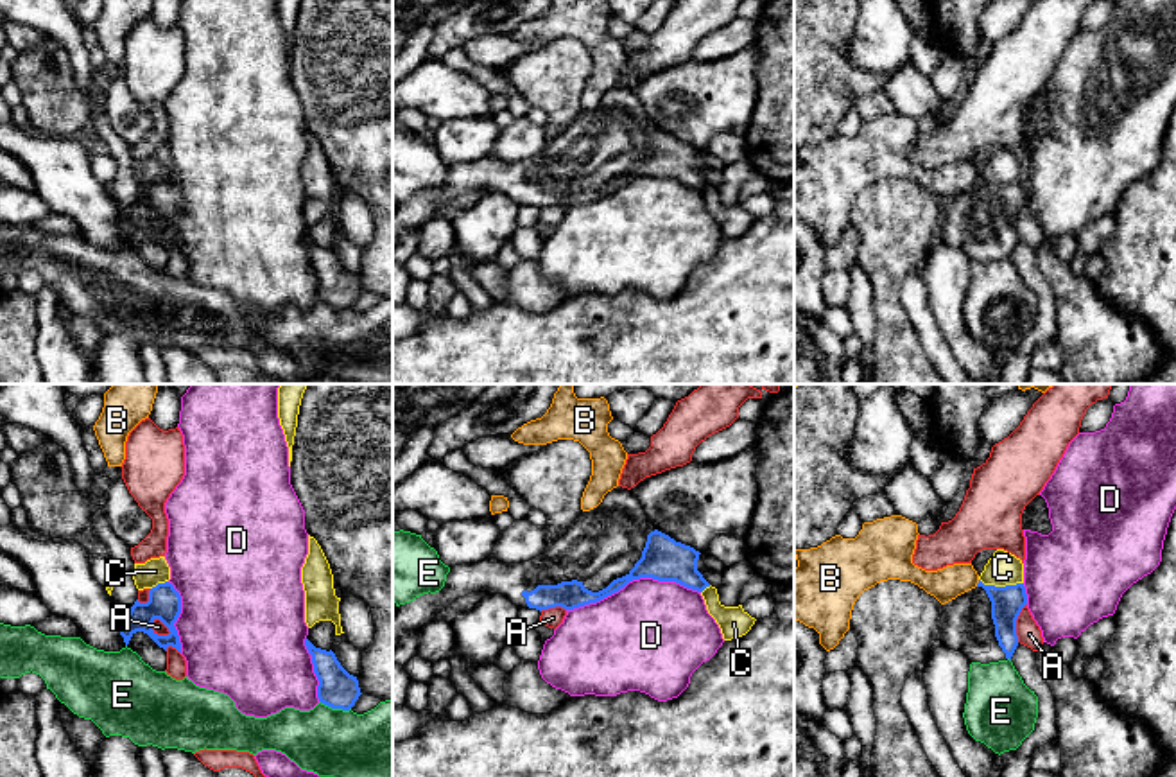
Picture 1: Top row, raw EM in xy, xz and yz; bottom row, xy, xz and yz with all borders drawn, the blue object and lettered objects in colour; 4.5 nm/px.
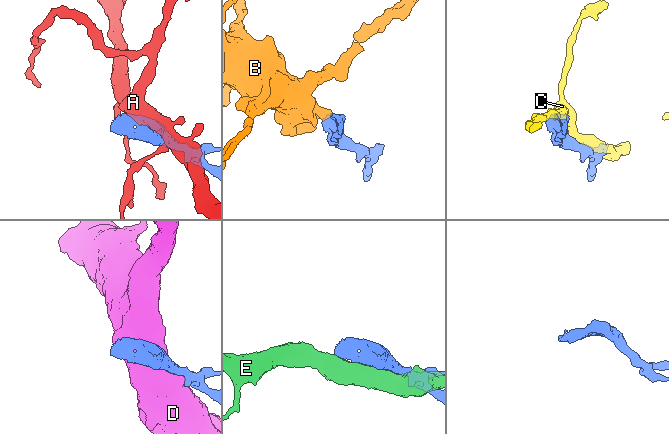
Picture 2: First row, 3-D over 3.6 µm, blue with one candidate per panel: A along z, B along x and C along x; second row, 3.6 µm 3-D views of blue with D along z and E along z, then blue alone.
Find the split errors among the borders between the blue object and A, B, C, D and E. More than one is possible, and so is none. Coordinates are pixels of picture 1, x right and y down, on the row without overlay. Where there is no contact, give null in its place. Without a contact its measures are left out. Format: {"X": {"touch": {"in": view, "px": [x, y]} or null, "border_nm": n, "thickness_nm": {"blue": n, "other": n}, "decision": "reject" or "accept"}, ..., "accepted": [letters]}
{"A": {"touch": {"in": "xy", "px": [162, 219]}, "border_nm": 110, "thickness_nm": {"blue": 150, "other": 60}, "decision": "reject"}, "B": {"touch": {"in": "yz", "px": [977, 182]}, "border_nm": 40, "thickness_nm": {"blue": 140, "other": 150}, "decision": "reject"}, "C": {"touch": {"in": "yz", "px": [1001, 185]}, "border_nm": 200, "thickness_nm": {"blue": 140, "other": 150}, "decision": "reject"}, "D": {"touch": {"in": "xz", "px": [633, 176]}, "border_nm": 600, "thickness_nm": {"blue": 200, "other": 460}, "decision": "reject"}, "E": {"touch": {"in": "xy", "px": [336, 305]}, "border_nm": 150, "thickness_nm": {"blue": 170, "other": 340}, "decision": "reject"}, "accepted": []}

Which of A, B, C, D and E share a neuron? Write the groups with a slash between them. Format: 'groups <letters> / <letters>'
groups A / B / C / D / E

